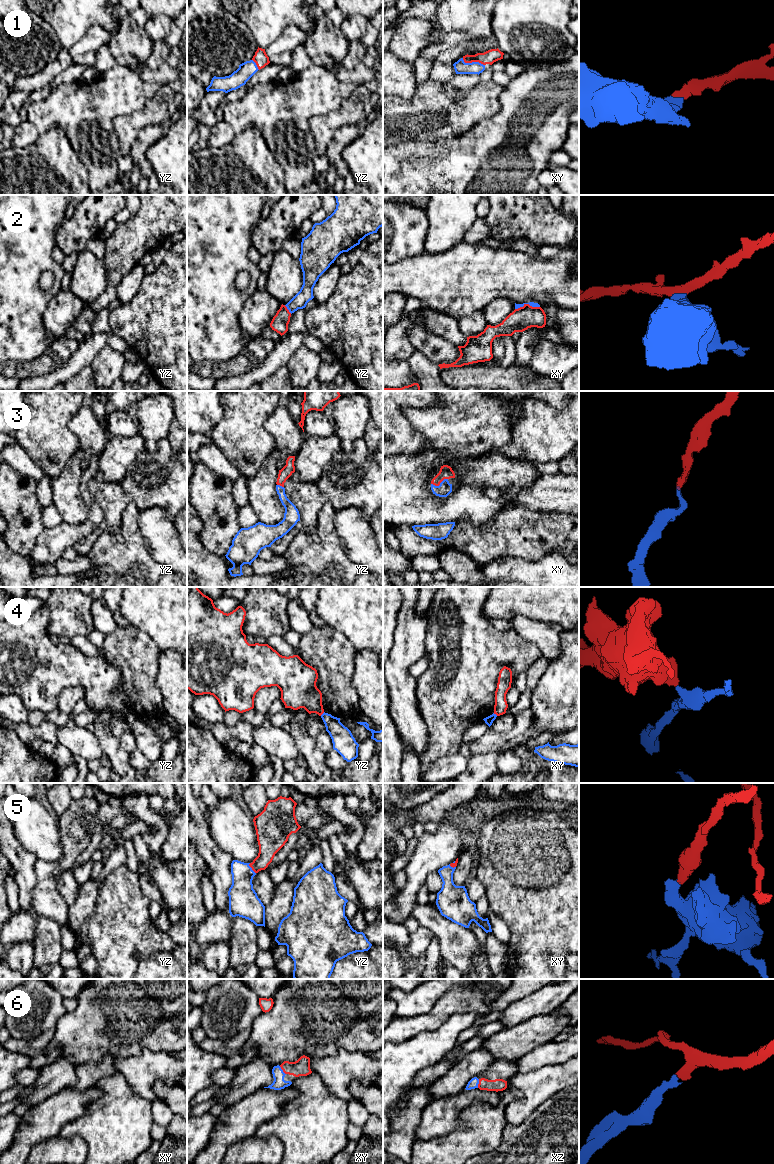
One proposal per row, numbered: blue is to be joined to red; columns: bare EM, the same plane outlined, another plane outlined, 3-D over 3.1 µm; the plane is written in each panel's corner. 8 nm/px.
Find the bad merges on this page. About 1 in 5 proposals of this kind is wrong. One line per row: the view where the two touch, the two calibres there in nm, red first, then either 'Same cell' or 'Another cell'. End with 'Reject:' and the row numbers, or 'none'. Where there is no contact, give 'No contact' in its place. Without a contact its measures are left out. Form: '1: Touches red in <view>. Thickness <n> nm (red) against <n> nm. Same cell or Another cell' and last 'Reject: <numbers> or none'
1: Touches red in xy. Thickness 110 nm (red) against 100 nm. Same cell
2: Touches red in xy. Thickness 180 nm (red) against 40 nm. Another cell
3: Touches red in xy. Thickness 110 nm (red) against 110 nm. Same cell
4: Touches red in yz. Thickness 280 nm (red) against 170 nm. Another cell
5: Touches red in yz. Thickness 180 nm (red) against 220 nm. Same cell
6: Touches red in xz. Thickness 100 nm (red) against 80 nm. Same cell
Reject: 2, 4

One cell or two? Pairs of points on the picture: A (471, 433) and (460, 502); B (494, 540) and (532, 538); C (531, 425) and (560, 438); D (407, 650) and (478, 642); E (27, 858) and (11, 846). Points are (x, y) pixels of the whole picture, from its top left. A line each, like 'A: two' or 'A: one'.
A: two
B: one
C: one
D: two
E: one

